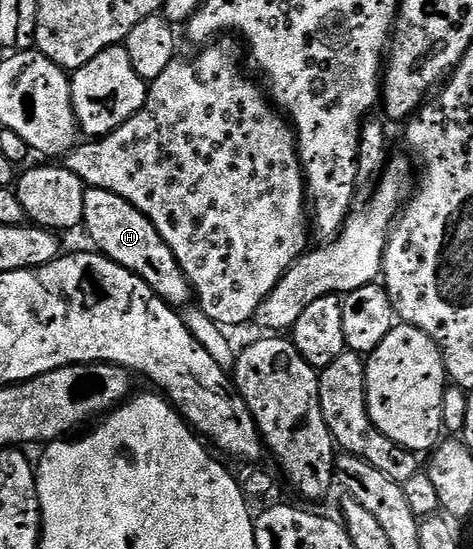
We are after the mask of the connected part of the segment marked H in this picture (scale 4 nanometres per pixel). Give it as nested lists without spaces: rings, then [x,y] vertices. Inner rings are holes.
[[[88,188],[85,194],[85,214],[83,224],[91,235],[96,249],[113,262],[125,266],[137,274],[158,294],[163,301],[179,310],[190,305],[193,300],[193,287],[187,279],[183,267],[175,260],[175,254],[157,230],[157,226],[137,206],[109,190]]]

